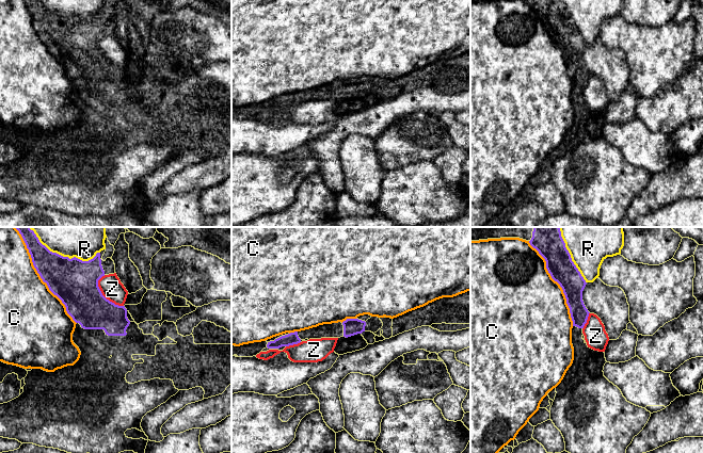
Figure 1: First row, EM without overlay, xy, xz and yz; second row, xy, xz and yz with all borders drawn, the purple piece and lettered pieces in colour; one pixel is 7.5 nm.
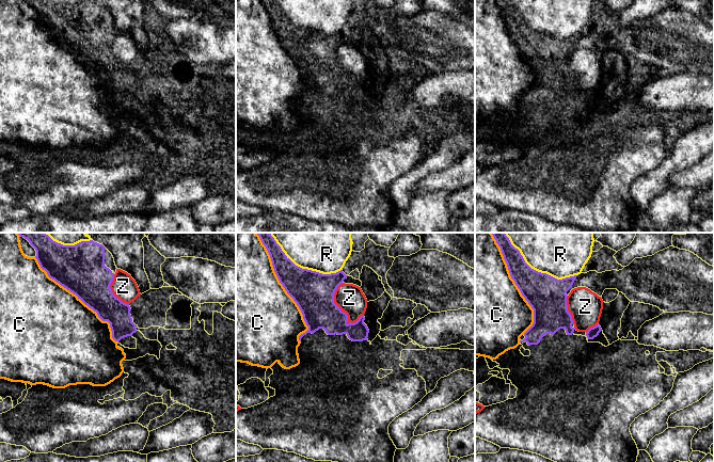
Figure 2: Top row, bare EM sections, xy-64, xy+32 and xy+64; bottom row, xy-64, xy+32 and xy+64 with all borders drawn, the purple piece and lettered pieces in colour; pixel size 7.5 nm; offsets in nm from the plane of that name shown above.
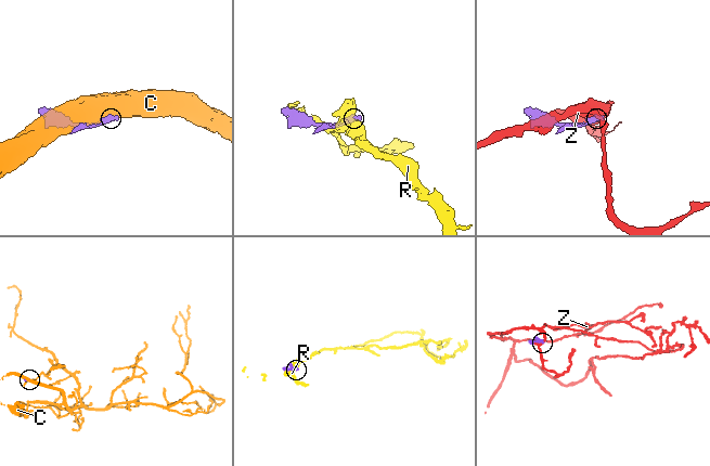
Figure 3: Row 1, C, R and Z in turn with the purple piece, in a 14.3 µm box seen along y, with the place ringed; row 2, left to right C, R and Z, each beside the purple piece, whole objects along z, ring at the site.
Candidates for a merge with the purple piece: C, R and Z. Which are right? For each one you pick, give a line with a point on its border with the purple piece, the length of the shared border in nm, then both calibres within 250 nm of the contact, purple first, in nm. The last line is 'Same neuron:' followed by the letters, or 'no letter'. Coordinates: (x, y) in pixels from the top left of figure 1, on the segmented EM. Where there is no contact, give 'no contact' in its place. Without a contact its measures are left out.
Same neuron: no letter

